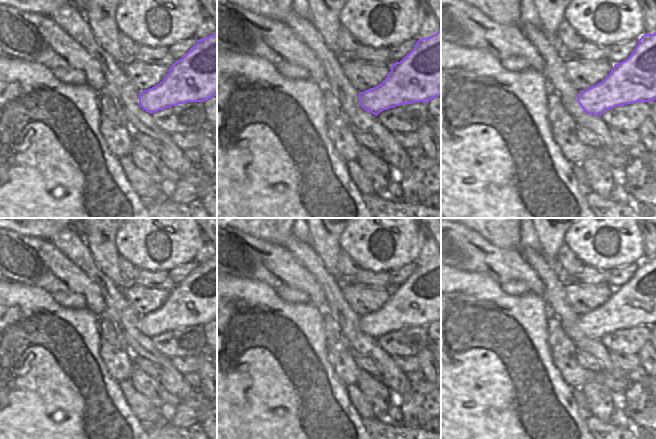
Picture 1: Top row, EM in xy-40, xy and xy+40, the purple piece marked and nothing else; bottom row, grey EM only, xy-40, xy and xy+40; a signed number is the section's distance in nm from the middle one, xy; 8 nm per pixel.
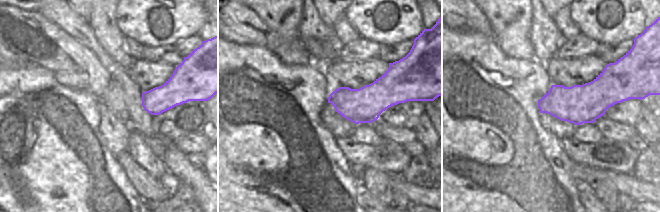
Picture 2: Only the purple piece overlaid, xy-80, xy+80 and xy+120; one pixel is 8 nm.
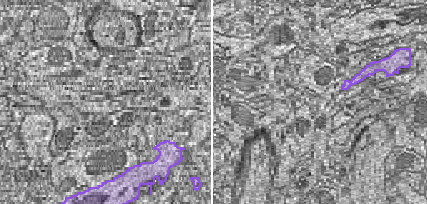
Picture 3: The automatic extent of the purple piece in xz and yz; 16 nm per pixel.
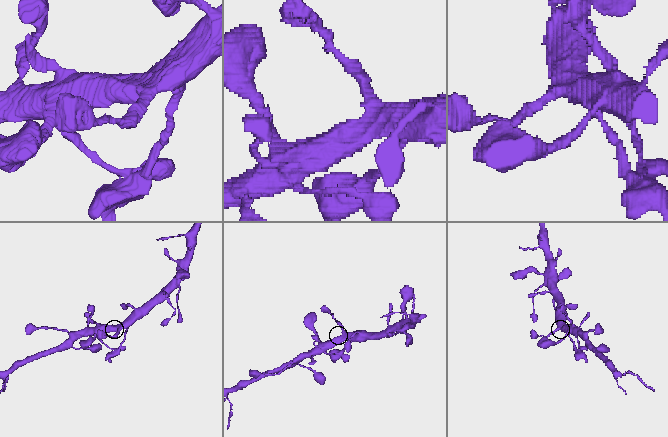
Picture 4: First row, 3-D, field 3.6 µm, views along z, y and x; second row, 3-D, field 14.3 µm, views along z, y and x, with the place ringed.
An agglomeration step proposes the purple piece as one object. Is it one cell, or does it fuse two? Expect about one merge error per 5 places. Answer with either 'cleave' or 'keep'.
keep

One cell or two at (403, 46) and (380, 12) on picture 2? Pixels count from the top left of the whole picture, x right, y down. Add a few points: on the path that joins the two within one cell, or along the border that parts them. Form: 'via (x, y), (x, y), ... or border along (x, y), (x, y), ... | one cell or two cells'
border along (413, 38), (407, 38), (392, 44), (380, 45) | two cells

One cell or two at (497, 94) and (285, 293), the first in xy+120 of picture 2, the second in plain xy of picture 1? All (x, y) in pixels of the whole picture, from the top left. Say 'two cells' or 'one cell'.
two cells

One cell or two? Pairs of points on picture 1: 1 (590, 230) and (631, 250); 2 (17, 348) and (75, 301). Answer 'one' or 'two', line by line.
1: one
2: two

